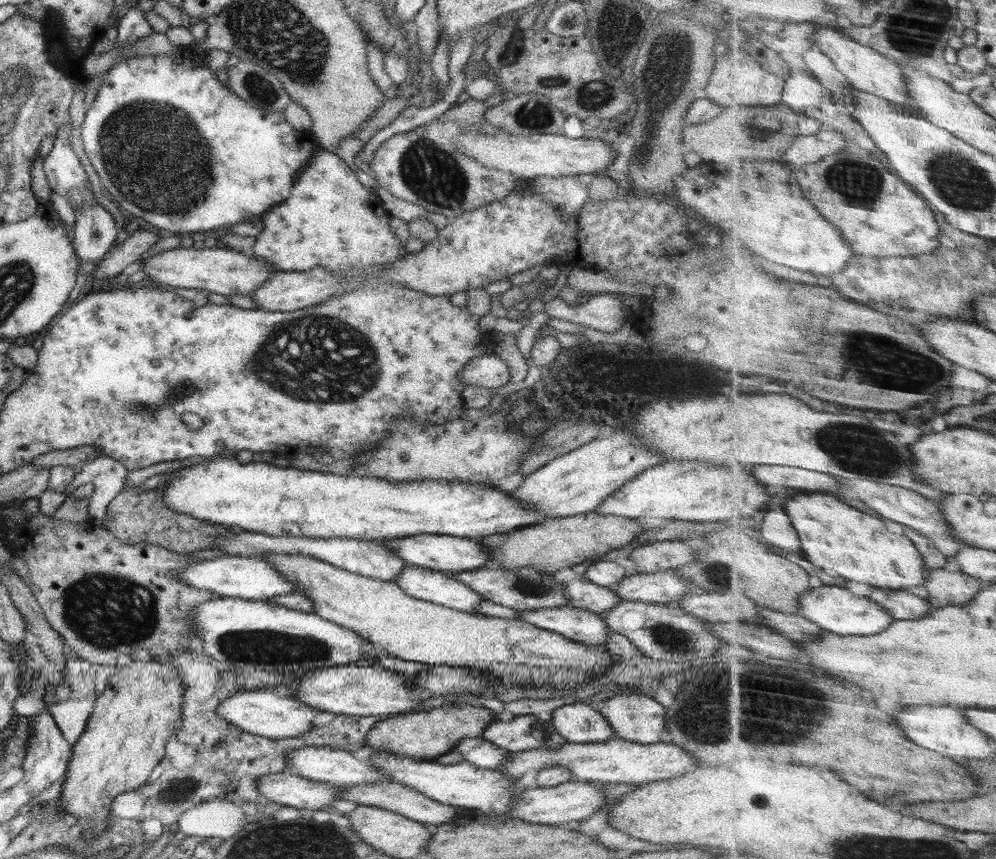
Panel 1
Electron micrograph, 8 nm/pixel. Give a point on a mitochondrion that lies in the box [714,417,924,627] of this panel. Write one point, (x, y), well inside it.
(856, 448)

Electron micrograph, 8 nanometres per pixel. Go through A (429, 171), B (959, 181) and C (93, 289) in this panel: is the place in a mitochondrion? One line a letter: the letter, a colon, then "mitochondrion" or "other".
A: mitochondrion
B: mitochondrion
C: other

